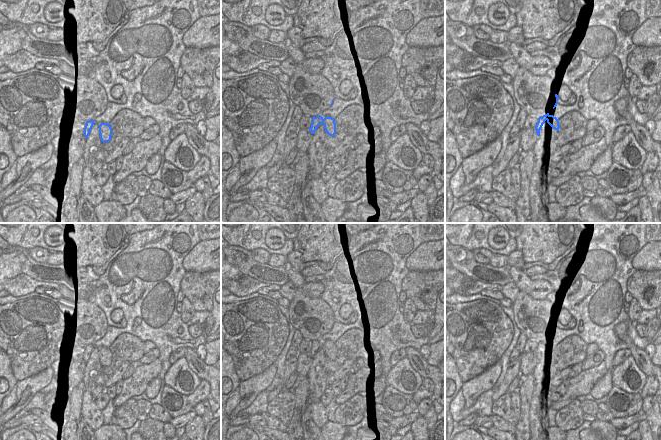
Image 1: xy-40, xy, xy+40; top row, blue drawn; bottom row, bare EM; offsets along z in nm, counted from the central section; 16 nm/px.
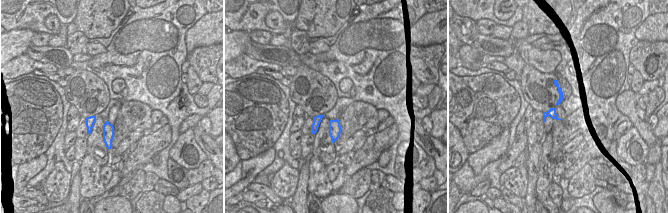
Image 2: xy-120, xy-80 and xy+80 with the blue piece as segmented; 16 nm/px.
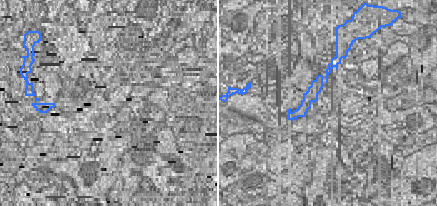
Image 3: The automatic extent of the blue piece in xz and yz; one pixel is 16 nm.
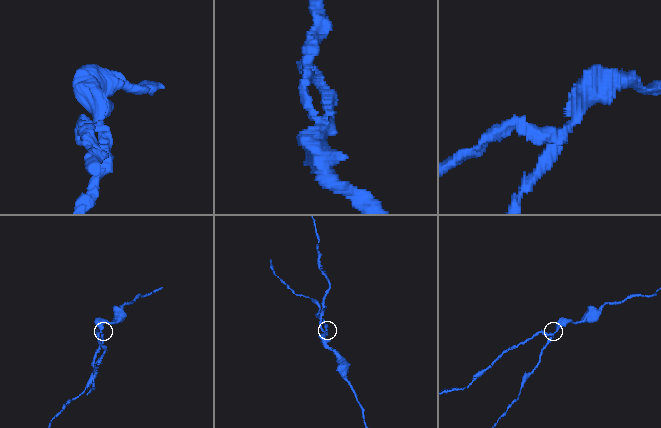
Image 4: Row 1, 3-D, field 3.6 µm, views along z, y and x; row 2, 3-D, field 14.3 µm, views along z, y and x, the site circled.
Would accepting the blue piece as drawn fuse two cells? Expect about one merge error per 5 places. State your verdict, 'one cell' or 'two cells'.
two cells

